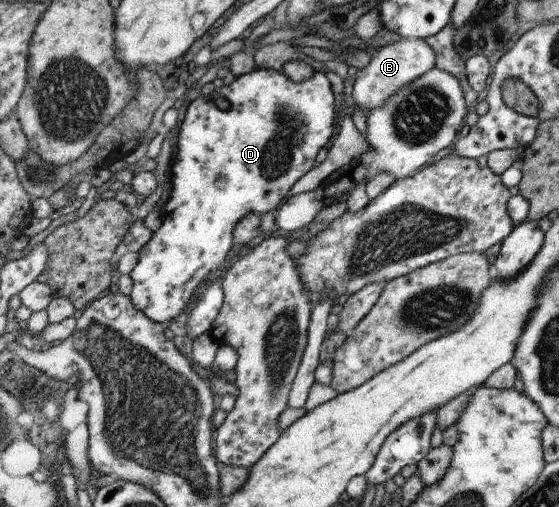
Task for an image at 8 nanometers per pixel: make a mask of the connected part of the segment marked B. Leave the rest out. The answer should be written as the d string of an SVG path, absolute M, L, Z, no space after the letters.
M402 38L391 44L384 45L370 53L369 62L357 70L353 91L352 105L348 113L353 113L355 107L365 110L366 117L377 107L381 107L397 89L421 77L423 73L435 68L435 55L431 47L421 38Z

